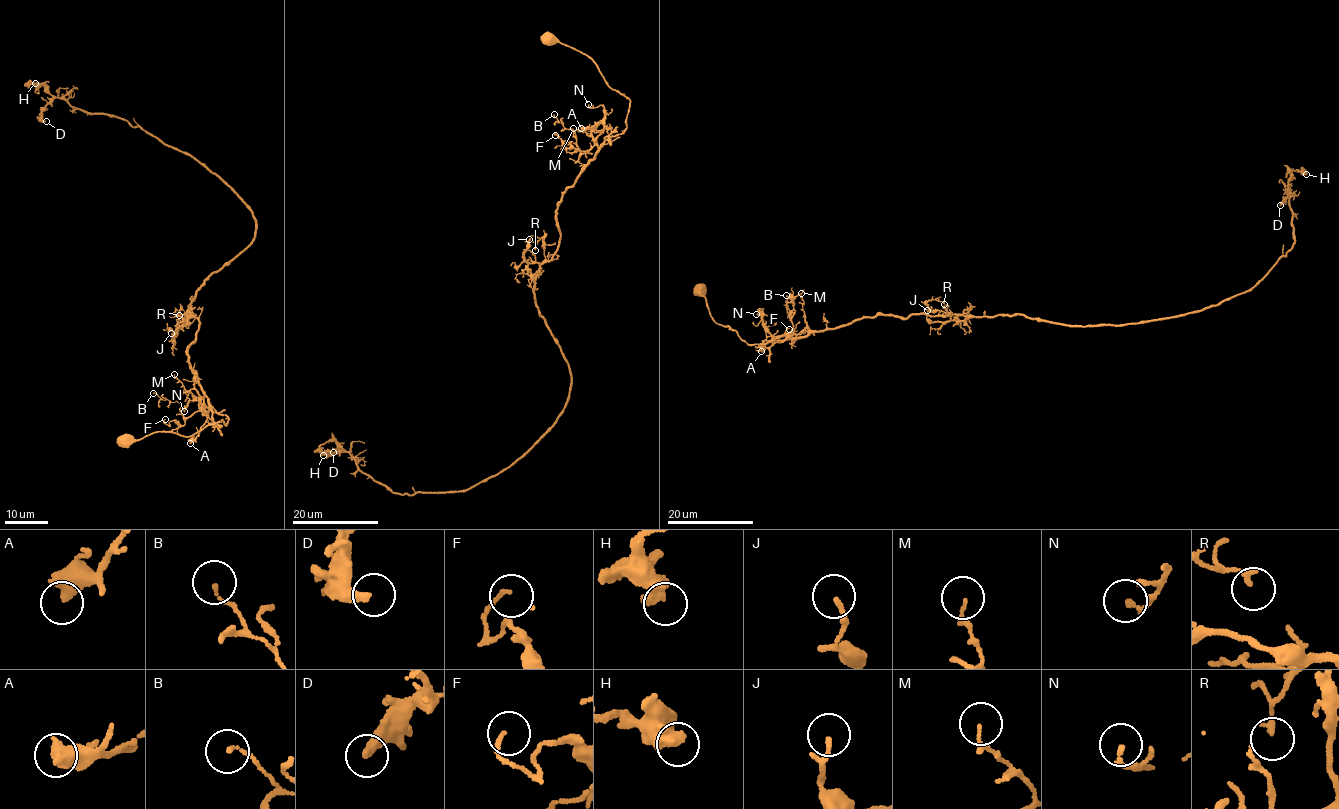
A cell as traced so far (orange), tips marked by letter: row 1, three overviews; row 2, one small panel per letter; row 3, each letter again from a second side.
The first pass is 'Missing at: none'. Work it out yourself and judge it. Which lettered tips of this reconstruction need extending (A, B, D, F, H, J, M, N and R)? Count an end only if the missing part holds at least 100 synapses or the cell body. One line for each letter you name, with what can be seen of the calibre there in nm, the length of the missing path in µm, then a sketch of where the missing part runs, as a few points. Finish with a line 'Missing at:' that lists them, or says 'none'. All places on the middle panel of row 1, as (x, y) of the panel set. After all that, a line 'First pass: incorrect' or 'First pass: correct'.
Missing at: none
First pass: correct

